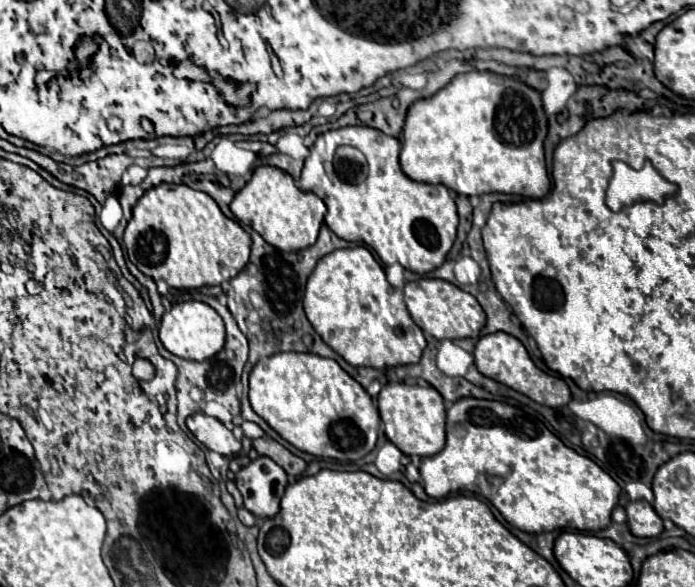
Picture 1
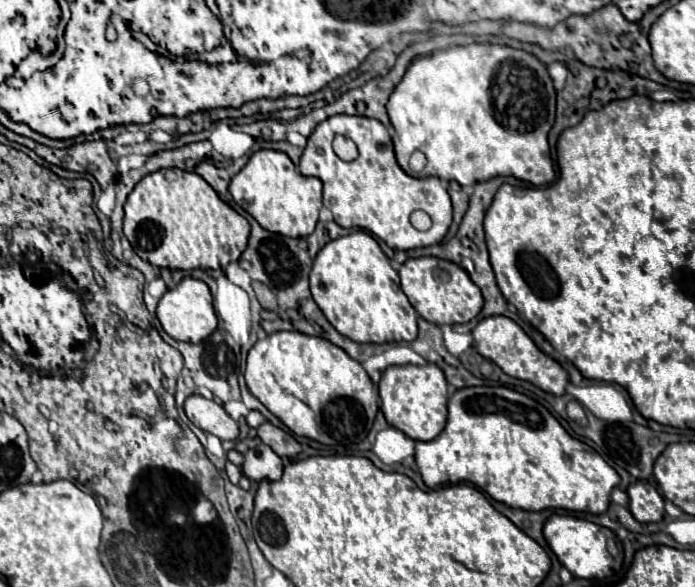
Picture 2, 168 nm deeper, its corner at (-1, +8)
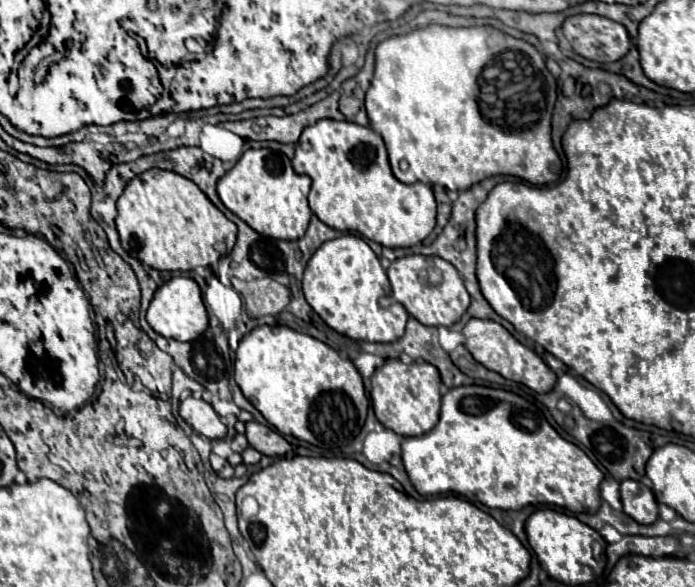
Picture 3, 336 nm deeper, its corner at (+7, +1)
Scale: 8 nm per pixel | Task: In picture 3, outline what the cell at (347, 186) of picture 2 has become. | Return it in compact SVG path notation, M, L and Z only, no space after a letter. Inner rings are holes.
M318 120L302 132L292 166L312 178L308 202L312 212L330 228L354 232L388 248L420 244L436 224L432 188L422 182L404 184L394 178L382 136L370 126L338 120Z

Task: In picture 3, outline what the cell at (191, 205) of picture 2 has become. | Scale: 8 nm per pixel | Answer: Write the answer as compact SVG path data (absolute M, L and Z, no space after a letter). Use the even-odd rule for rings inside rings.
M150 168L128 182L122 196L118 198L118 216L116 230L120 234L122 248L156 270L194 270L198 266L210 266L222 256L230 254L236 242L236 224L228 220L208 198L206 194L188 178L160 168Z

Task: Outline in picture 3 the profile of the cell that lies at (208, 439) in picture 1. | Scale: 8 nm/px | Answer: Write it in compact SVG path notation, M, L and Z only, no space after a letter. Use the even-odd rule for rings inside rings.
M188 396L180 402L180 416L202 436L210 440L220 440L226 436L226 426L222 424L220 416L214 412L214 408L204 402L202 398Z

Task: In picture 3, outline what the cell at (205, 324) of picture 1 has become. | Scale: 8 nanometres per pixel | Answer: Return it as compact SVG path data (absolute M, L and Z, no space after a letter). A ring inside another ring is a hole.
M176 276L164 282L156 292L146 312L148 324L164 338L174 338L180 342L190 342L198 338L208 326L208 312L202 300L202 292L198 284L188 276Z

